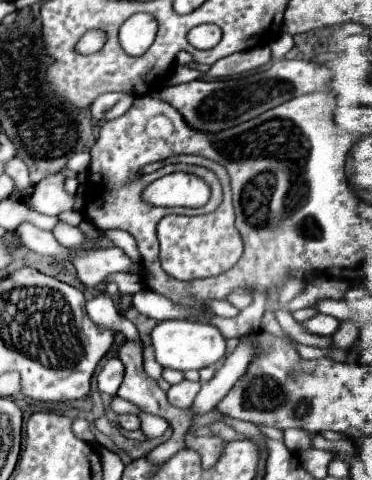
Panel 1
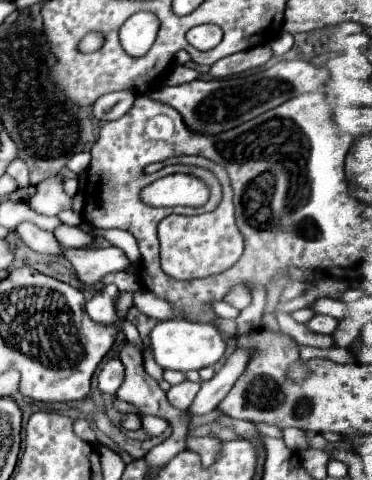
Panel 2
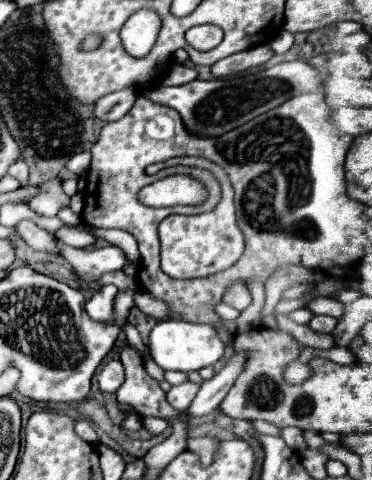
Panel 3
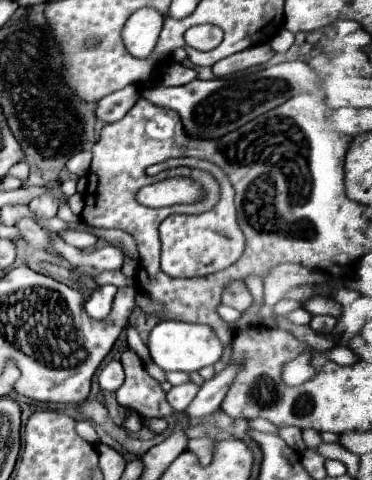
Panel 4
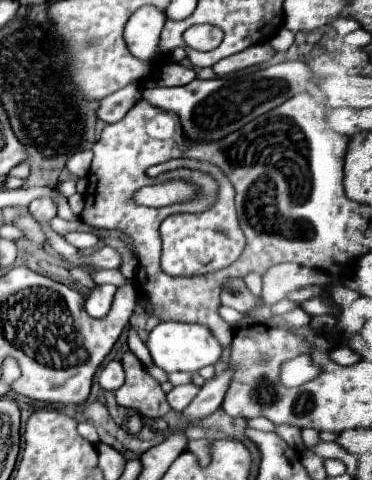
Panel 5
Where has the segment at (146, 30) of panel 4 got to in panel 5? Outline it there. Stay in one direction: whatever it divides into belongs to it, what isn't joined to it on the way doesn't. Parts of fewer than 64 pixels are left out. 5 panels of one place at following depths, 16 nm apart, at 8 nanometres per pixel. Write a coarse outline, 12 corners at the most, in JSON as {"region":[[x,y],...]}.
{"region":[[140,10],[124,30],[128,50],[148,62],[158,50],[166,14]]}

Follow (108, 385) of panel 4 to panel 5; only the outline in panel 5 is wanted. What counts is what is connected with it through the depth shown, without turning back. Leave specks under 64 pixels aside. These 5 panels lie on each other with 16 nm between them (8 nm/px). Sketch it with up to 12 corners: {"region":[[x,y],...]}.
{"region":[[118,360],[108,362],[98,376],[104,390],[124,384],[124,368]]}

